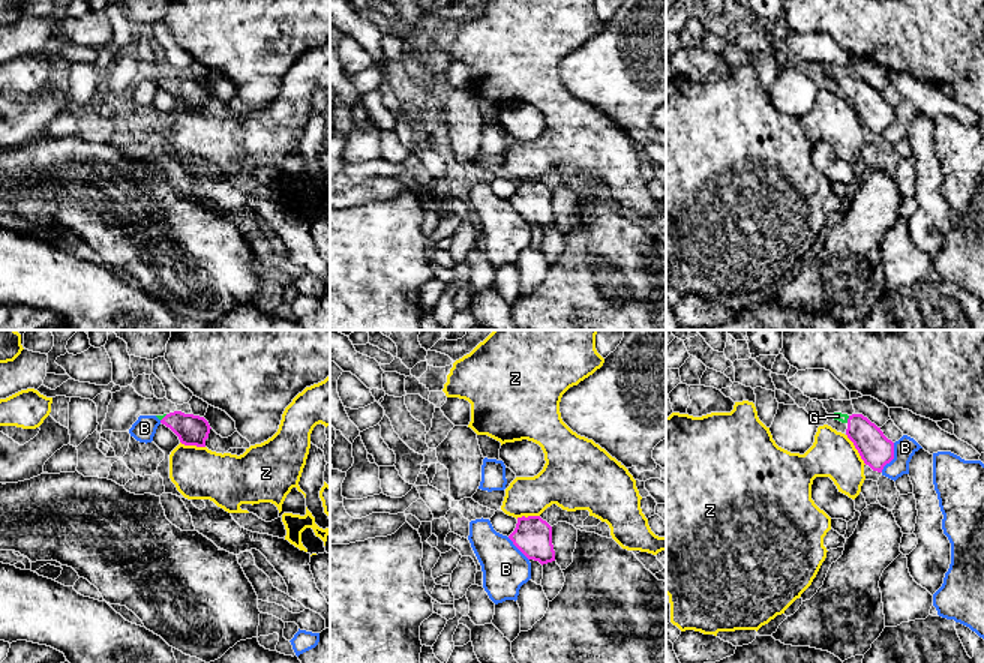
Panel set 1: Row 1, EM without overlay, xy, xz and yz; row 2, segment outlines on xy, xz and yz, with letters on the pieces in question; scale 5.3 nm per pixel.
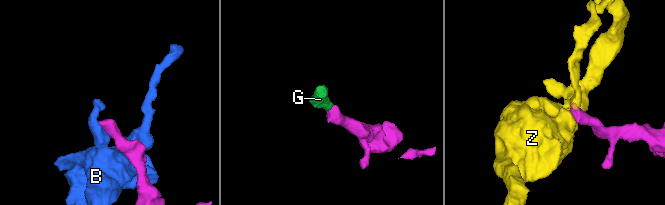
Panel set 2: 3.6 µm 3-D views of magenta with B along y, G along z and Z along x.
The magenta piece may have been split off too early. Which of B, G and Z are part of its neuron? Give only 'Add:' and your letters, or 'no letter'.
Add: G

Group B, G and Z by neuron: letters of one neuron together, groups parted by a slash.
B / G / Z

